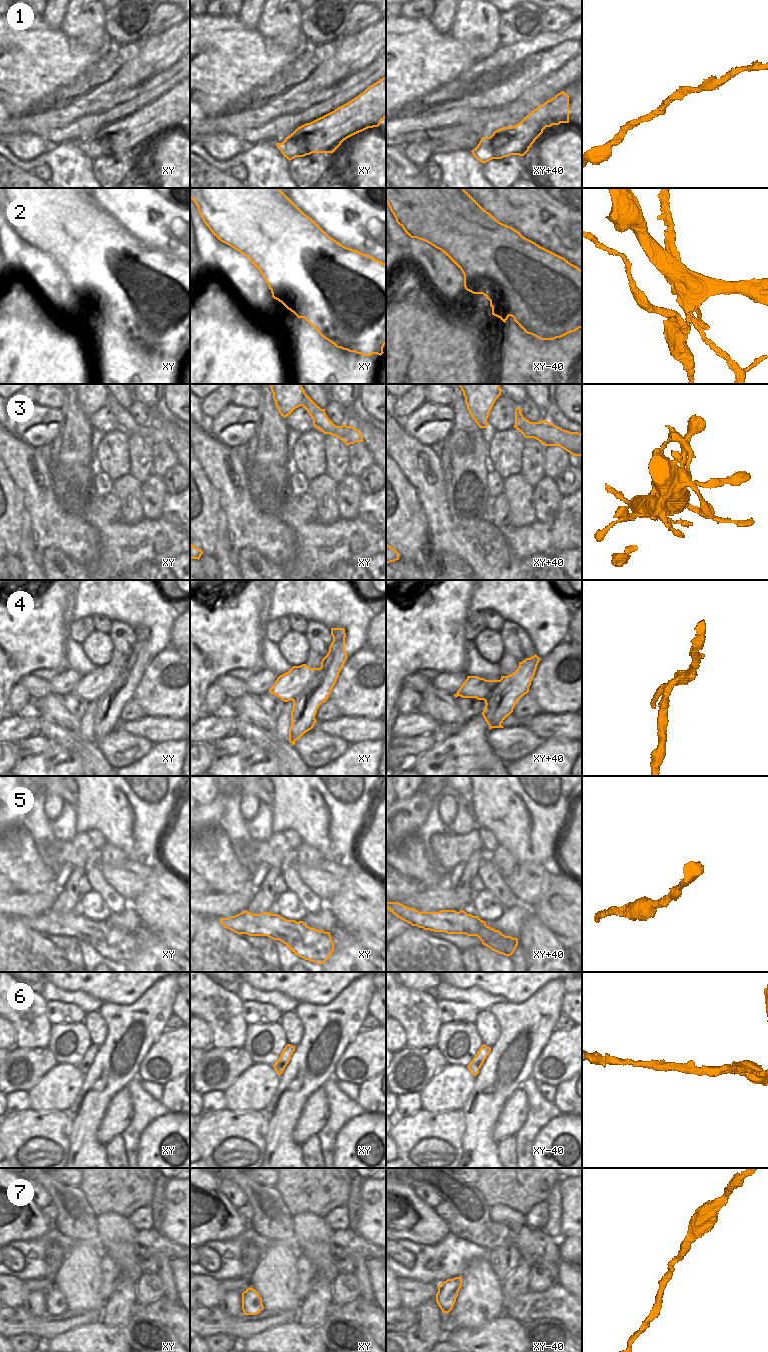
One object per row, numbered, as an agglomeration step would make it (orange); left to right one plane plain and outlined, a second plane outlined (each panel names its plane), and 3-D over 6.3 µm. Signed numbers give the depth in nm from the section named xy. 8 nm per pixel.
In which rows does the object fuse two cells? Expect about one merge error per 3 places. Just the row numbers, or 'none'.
2, 4

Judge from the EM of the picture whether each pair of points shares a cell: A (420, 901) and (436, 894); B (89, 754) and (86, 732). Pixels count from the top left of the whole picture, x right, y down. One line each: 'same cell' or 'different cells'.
A: same cell
B: different cells

